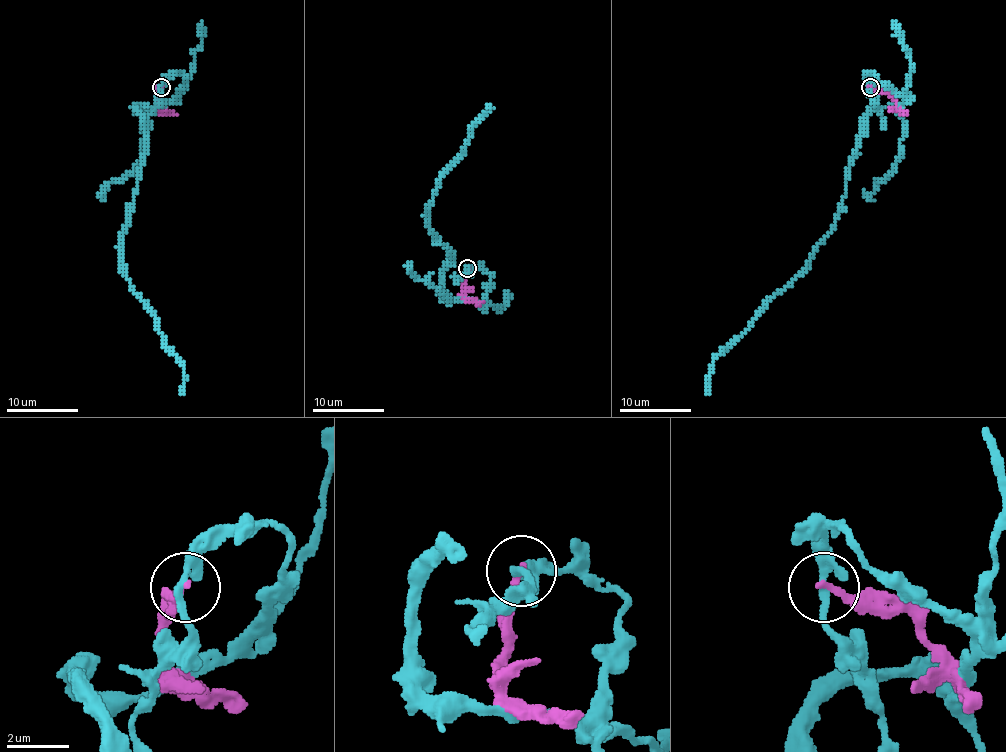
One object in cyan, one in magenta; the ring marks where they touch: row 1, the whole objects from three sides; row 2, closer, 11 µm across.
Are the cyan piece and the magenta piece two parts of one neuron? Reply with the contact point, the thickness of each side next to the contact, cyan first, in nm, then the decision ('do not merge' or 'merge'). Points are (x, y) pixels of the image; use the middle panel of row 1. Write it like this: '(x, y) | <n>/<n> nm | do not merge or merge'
(467, 268) | 280/240 nm | do not merge

